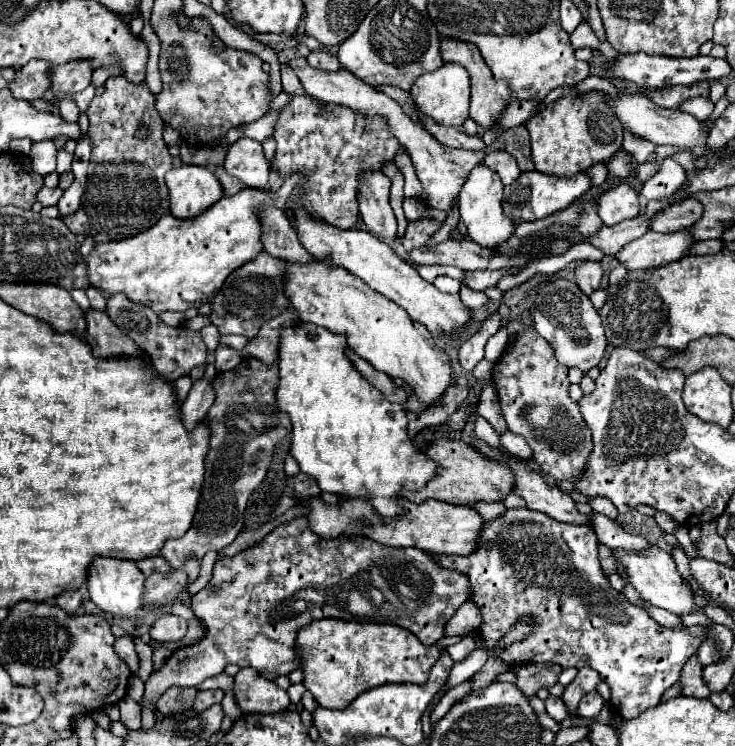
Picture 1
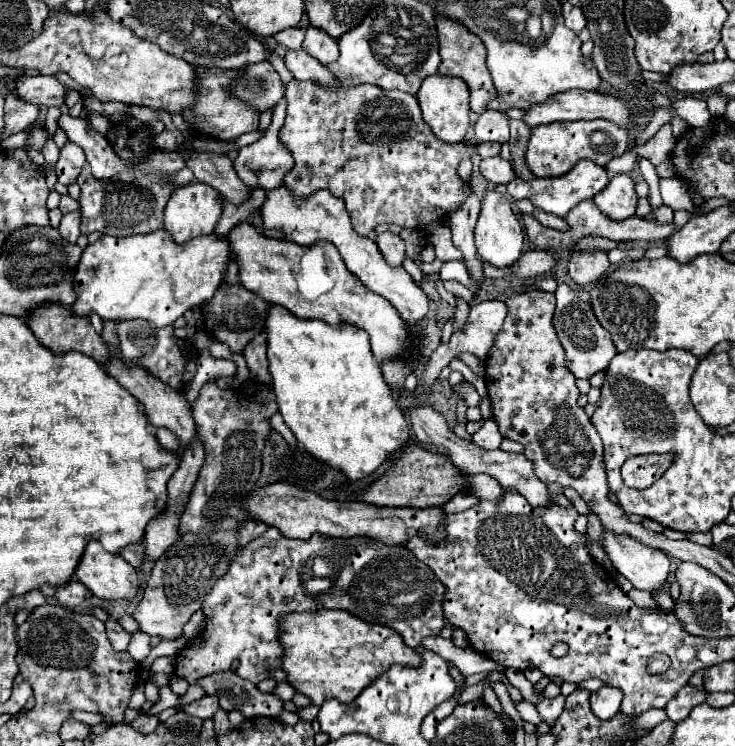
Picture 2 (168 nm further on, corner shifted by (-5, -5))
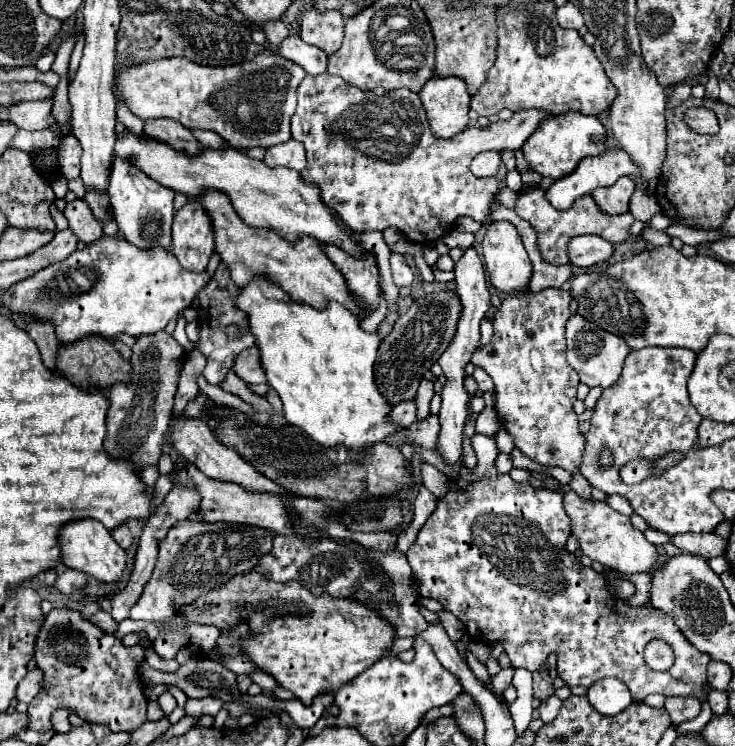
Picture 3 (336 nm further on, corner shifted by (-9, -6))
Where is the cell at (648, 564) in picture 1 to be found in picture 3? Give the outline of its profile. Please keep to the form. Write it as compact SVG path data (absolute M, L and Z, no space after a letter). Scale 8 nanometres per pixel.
M575 492L567 494L565 504L567 504L567 514L571 518L573 534L579 538L585 556L589 556L591 560L599 560L603 566L623 574L641 574L641 572L649 574L655 570L659 558L657 546L647 542L643 532L633 528L627 516L615 512L607 502L597 502L597 500L583 502Z

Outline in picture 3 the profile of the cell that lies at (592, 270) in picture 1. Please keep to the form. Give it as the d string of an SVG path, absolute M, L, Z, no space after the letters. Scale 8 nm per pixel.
M579 236L569 242L569 260L573 266L589 268L607 262L613 254L613 246L599 236Z

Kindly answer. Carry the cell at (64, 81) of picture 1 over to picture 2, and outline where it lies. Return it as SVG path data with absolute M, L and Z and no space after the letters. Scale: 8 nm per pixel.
M37 75L37 77L19 77L15 79L13 87L7 87L9 91L15 91L23 101L33 103L33 105L45 105L45 107L59 107L63 105L63 97L65 97L65 85L61 85L55 77L45 77L45 75Z

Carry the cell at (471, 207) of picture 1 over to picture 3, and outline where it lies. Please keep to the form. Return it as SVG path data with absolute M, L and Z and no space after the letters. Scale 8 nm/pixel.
M491 222L485 224L485 238L483 238L483 262L489 274L489 282L503 292L519 292L523 286L529 284L533 268L531 260L523 248L521 234L509 222Z

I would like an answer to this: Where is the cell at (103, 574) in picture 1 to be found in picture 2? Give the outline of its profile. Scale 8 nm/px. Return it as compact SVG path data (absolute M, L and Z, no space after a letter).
M89 541L75 569L75 577L101 599L133 599L141 579L117 553L107 553L99 541Z

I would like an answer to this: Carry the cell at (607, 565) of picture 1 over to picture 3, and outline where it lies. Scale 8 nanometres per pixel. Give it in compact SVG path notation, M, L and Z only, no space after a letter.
M575 474L573 480L571 480L571 484L569 484L569 488L575 490L575 492L579 494L579 498L583 498L583 500L591 500L591 486L589 486L589 482L585 480L585 476Z

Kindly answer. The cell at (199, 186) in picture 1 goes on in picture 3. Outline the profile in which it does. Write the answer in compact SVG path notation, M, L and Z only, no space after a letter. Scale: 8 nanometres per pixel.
M189 200L181 210L175 212L171 250L183 268L203 272L213 248L215 236L211 218L197 200Z

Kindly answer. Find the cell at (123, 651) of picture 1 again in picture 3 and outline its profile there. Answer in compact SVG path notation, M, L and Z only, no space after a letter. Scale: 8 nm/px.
M97 612L95 616L91 616L91 618L87 618L87 620L91 620L91 622L95 622L101 630L105 630L105 632L109 632L109 634L113 634L115 630L117 630L117 622L111 618L111 614L107 614L107 612Z

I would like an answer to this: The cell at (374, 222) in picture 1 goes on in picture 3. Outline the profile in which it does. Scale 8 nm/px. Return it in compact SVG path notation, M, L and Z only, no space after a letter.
M391 252L391 270L393 270L393 282L397 288L409 286L415 280L411 266L407 264L405 256L399 252Z

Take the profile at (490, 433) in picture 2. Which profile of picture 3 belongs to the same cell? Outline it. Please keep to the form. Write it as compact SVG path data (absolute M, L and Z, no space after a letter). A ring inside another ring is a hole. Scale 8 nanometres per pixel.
M475 434L471 446L479 466L475 470L465 468L457 480L451 480L449 492L439 498L437 510L429 516L417 540L407 550L407 560L421 580L421 596L441 602L445 610L455 614L473 642L487 646L501 644L513 668L535 672L545 664L547 656L555 652L559 656L557 674L567 686L589 688L613 676L627 684L633 702L643 702L649 694L697 696L703 700L705 670L711 658L695 650L695 646L683 638L671 616L653 606L631 606L627 600L617 598L611 594L601 572L583 566L583 562L567 550L571 518L563 508L563 494L545 488L537 490L531 484L517 484L509 474L499 474L493 468L499 454L493 436ZM651 640L663 640L673 648L675 664L671 670L655 672L647 666L643 650Z

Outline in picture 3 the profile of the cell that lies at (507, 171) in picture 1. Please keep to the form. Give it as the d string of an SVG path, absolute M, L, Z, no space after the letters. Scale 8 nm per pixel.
M483 152L483 154L477 154L477 158L471 162L471 172L475 176L497 176L499 168L501 168L501 156L499 152Z

